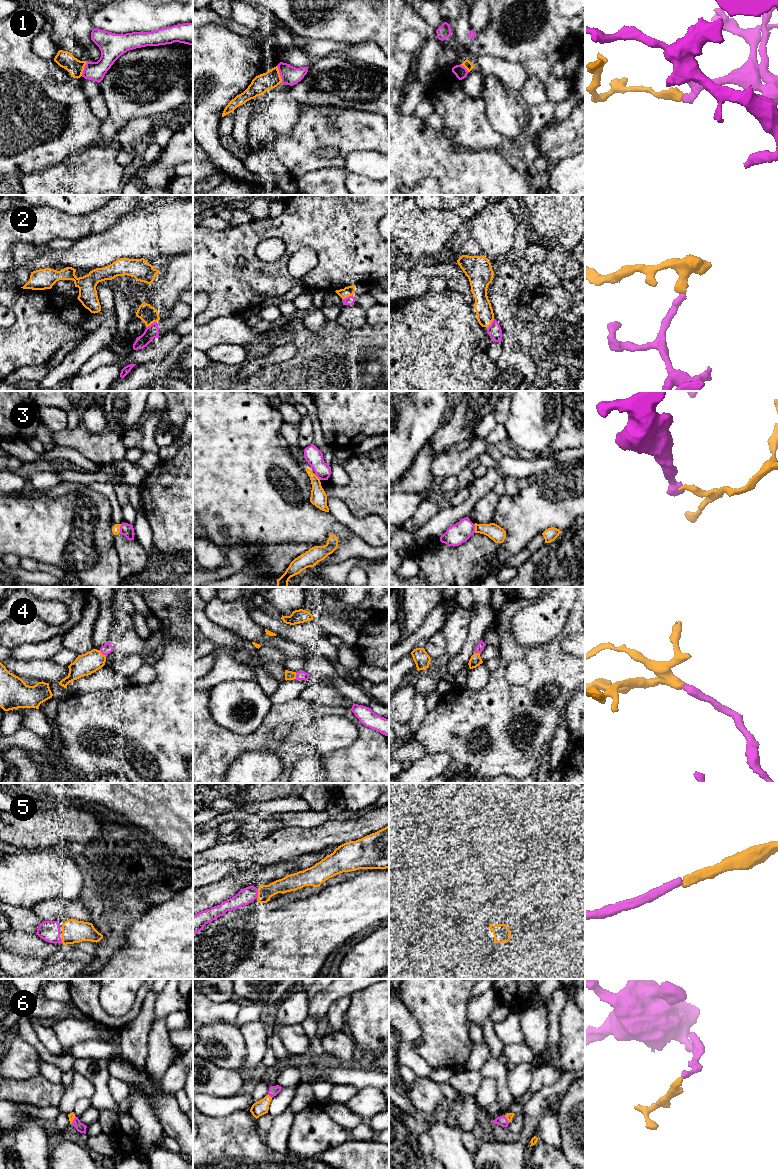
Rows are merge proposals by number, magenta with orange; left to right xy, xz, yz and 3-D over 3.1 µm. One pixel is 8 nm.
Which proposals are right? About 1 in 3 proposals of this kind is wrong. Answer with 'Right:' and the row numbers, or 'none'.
Right: 2, 4, 5, 6

